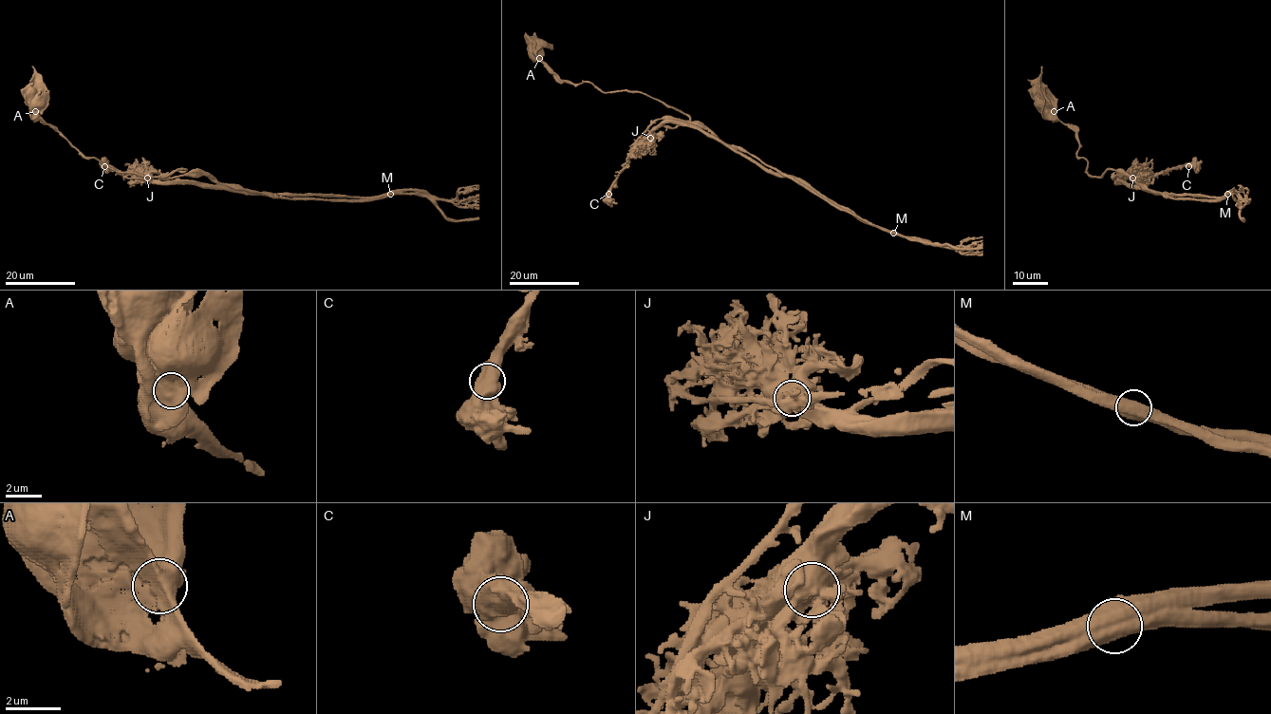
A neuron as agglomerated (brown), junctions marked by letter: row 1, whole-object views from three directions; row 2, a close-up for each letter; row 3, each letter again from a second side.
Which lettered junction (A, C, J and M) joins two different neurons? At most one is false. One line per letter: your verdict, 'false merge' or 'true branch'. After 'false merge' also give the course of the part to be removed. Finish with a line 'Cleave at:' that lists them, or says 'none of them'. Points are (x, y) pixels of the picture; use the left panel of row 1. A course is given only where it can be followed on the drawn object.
A: true branch
C: true branch
J: true branch
M: false merge; foreign part runs (389, 194), (368, 199), (273, 197), (217, 183), (204, 175), (127, 178), (107, 165), (108, 160)
Cleave at: M

